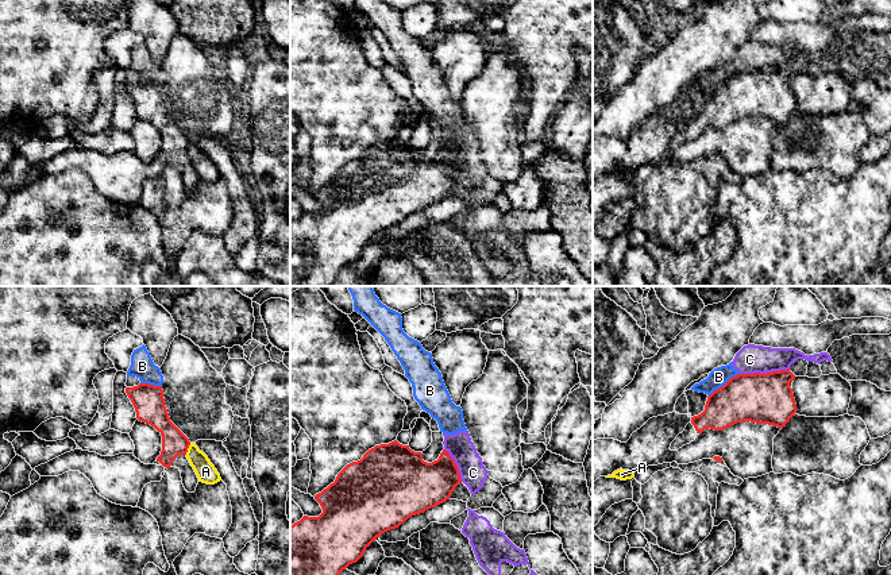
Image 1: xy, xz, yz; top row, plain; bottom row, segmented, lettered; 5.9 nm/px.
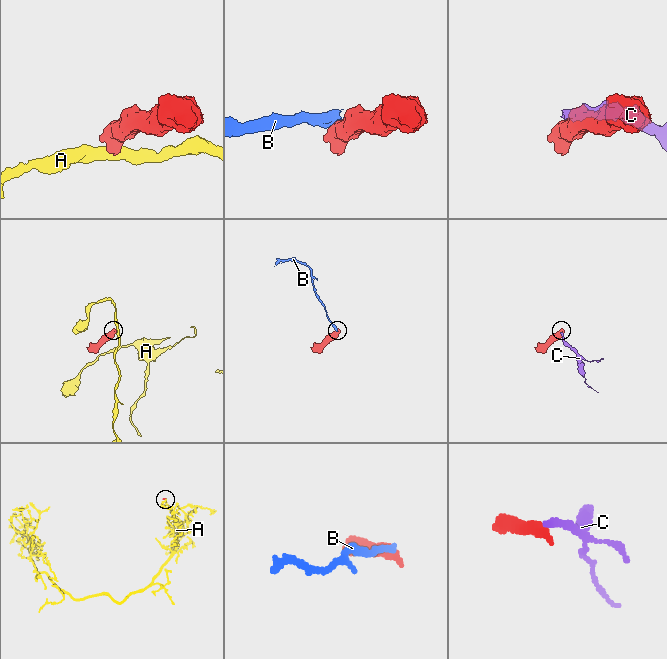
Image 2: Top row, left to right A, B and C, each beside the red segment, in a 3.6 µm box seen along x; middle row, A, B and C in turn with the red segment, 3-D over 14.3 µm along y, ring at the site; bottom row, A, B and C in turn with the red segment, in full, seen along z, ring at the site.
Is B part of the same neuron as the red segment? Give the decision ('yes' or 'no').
no

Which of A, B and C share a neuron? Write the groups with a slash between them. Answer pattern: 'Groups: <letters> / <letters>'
Groups: A / B C

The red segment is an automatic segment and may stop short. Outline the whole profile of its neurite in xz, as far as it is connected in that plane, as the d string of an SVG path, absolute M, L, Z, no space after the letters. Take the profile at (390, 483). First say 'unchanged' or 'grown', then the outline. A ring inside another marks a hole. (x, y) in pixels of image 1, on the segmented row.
unchanged; M397 440L375 445L360 460L347 464L333 483L315 495L323 509L319 517L304 516L290 525L290 575L340 575L363 556L377 537L398 528L409 517L446 502L459 483L462 483L459 468L446 449L437 460L427 463L421 452L414 452Z

